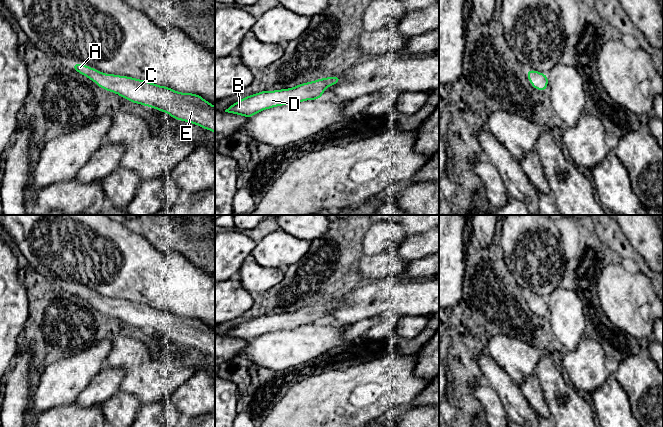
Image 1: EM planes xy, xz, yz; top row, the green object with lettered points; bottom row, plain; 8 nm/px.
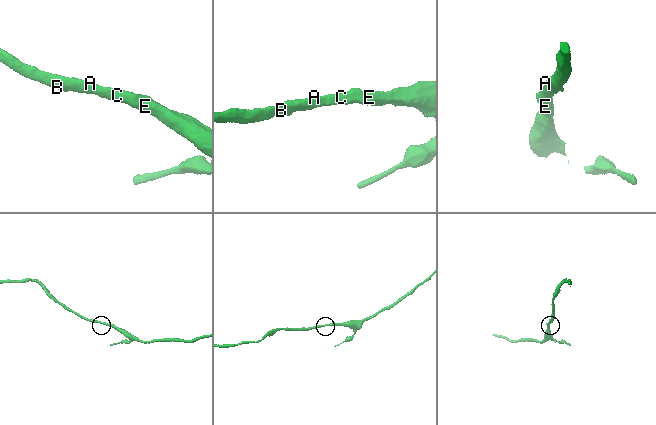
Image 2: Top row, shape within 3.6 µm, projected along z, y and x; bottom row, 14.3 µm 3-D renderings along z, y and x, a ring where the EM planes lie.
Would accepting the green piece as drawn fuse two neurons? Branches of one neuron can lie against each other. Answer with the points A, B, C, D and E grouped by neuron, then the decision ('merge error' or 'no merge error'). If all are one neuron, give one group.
A B C D E; no merge error

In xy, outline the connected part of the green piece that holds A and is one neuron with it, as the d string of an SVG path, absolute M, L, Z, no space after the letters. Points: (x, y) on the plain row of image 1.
M74 287L72 292L130 326L168 337L176 344L193 347L215 357L215 330L193 317L181 317L166 310L127 300L105 298L92 291Z

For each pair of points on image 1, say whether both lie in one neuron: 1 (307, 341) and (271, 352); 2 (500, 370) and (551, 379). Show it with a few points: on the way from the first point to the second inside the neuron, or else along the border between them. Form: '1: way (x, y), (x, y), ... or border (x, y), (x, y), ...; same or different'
1: way (298, 345), (280, 349); same
2: way (513, 372), (520, 379), (538, 379); same

